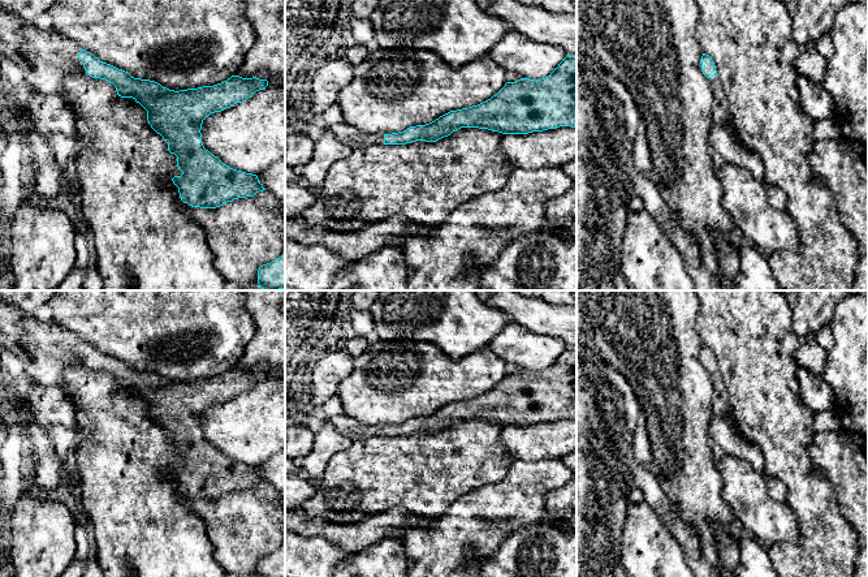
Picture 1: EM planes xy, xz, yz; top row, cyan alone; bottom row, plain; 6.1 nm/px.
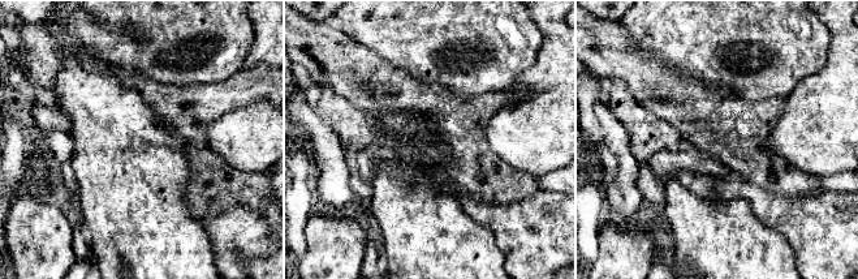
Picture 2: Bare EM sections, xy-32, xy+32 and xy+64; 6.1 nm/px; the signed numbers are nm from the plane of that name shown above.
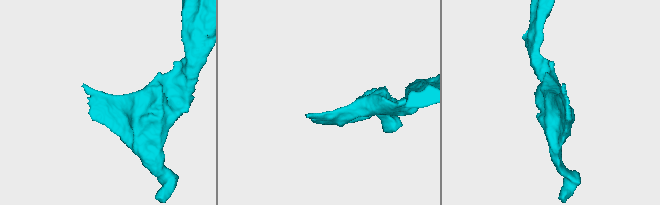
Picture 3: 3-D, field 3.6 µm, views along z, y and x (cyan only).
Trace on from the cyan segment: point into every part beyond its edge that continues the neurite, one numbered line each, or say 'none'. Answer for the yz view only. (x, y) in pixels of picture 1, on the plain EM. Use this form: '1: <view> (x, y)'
1: yz (720, 407)

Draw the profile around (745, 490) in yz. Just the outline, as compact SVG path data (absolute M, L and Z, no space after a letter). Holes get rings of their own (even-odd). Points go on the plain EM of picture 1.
M730 455L717 461L716 468L722 479L722 499L744 533L765 548L782 542L799 543L799 526L794 511L787 501L777 501L769 495L764 474L757 473L746 460Z

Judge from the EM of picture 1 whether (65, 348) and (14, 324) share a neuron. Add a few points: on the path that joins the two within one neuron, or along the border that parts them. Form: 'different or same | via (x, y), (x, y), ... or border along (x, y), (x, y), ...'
same | via (52, 348), (44, 348), (27, 337)

